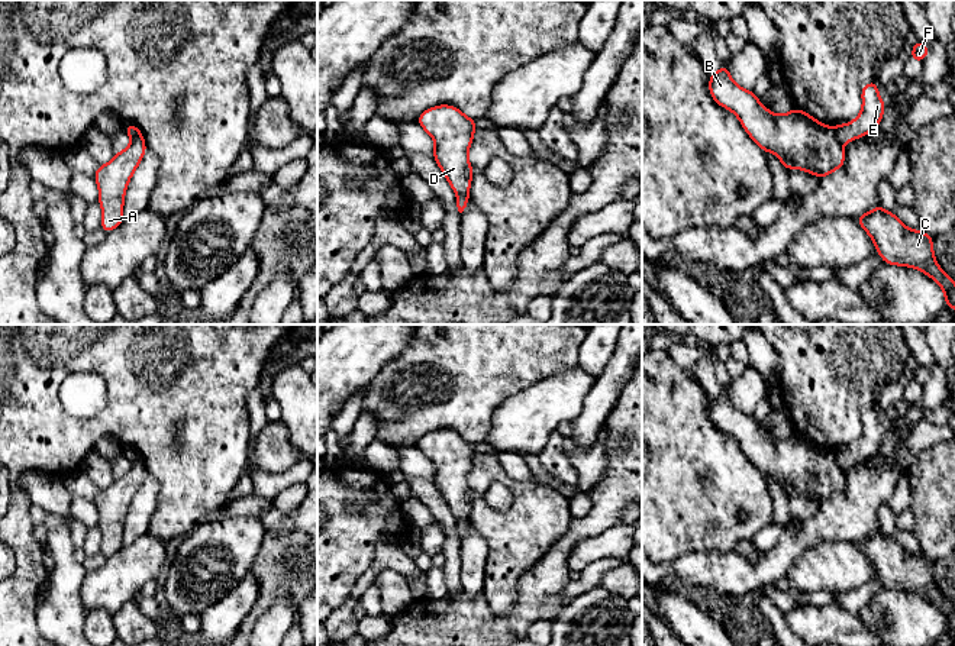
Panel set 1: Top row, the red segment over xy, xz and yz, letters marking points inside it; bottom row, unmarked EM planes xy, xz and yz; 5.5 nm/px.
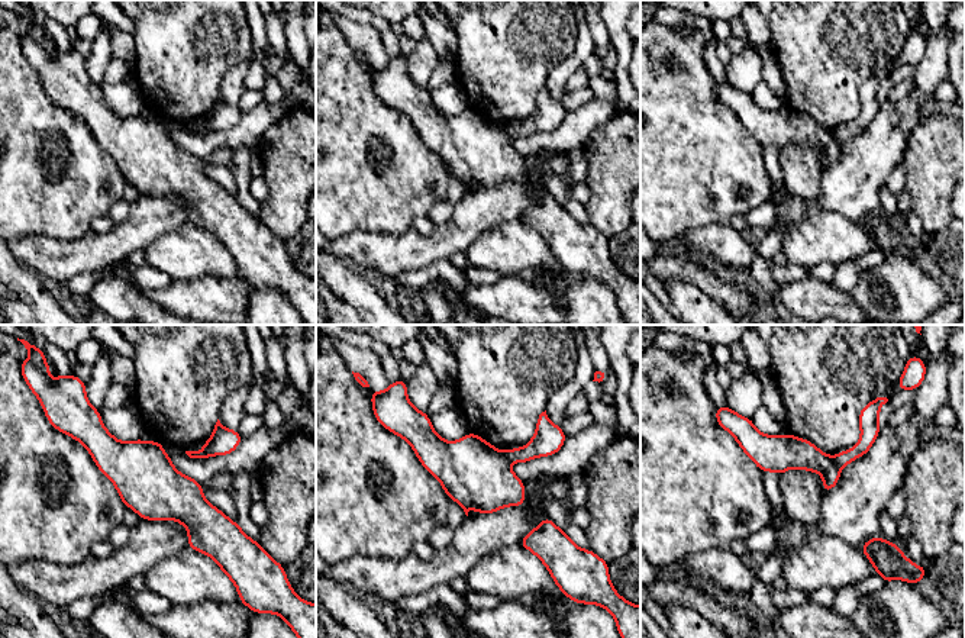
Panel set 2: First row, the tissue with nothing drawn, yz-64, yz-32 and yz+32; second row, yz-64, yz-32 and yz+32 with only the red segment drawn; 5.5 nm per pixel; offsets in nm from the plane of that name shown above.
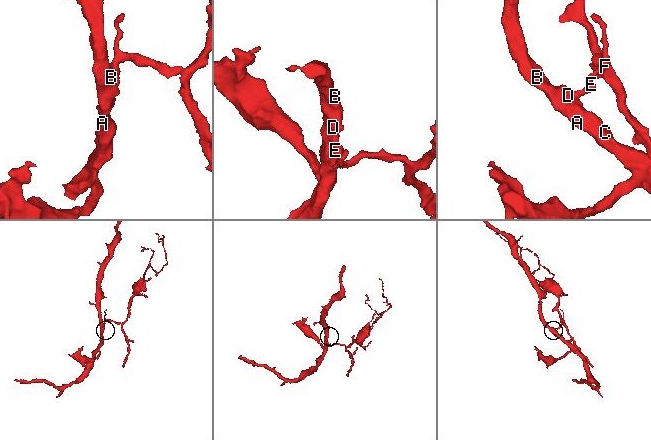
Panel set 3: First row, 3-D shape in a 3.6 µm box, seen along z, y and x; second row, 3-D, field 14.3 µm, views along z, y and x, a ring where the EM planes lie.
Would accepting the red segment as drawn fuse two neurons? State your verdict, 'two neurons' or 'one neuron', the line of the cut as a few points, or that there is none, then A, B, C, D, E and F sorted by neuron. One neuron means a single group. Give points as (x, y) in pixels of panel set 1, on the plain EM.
two neurons | yz (832, 452), (842, 467) | A B C D / E F

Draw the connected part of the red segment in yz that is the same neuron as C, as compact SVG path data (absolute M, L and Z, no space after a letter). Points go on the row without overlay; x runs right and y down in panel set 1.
M881 529L855 545L872 563L884 588L910 591L936 605L945 617L945 630L955 632L955 605L946 600L933 579L933 562L903 549Z

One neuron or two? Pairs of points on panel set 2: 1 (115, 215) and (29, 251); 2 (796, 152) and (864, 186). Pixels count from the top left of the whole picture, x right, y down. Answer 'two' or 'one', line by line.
1: two
2: two

